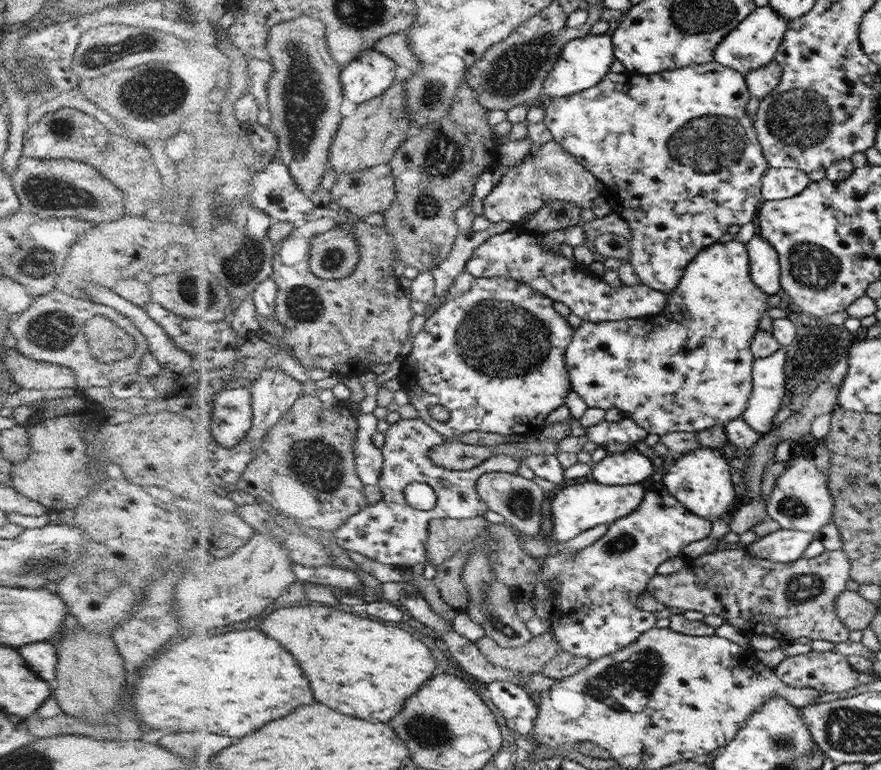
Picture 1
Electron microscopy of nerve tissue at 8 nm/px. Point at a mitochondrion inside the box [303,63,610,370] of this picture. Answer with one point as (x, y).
(443, 158)

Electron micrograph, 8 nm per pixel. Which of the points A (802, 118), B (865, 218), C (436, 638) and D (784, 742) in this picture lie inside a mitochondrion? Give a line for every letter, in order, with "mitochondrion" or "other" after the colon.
A: mitochondrion
B: other
C: other
D: mitochondrion

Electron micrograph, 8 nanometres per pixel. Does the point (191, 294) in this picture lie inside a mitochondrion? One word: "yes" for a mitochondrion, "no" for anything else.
yes

